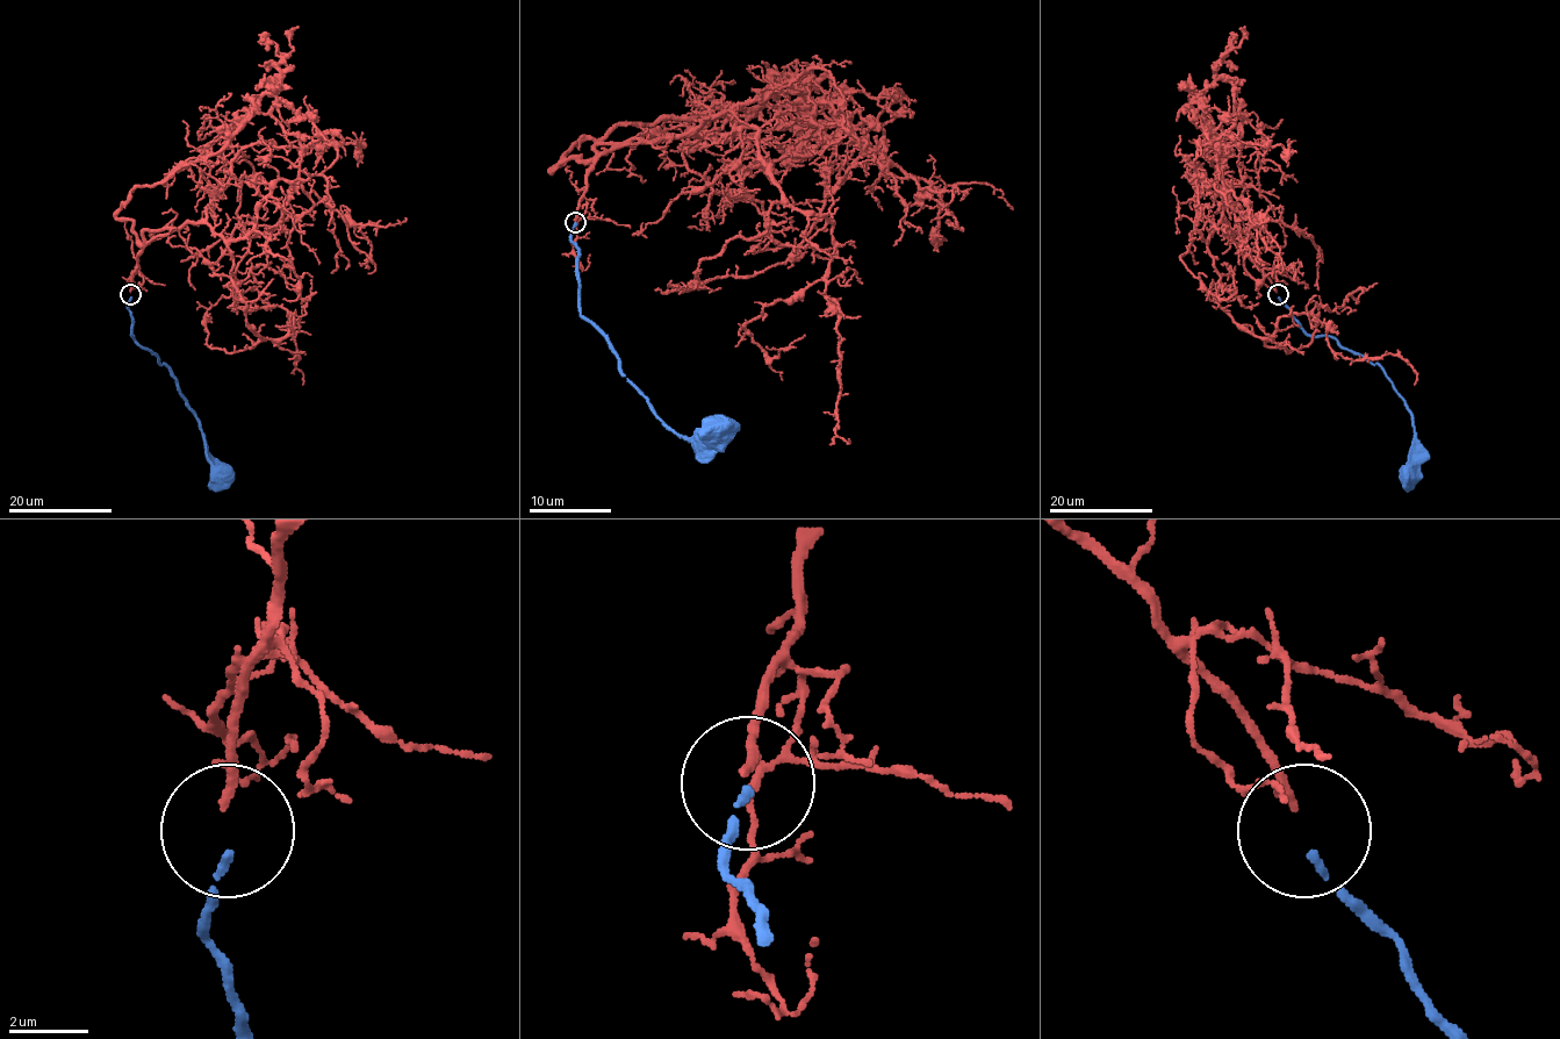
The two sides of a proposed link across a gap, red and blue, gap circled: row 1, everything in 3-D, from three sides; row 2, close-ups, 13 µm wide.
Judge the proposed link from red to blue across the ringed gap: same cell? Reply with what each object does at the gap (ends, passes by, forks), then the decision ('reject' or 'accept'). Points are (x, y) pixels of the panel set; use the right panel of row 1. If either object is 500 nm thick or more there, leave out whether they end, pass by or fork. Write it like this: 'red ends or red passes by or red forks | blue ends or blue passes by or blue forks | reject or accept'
red ends | blue ends | reject

